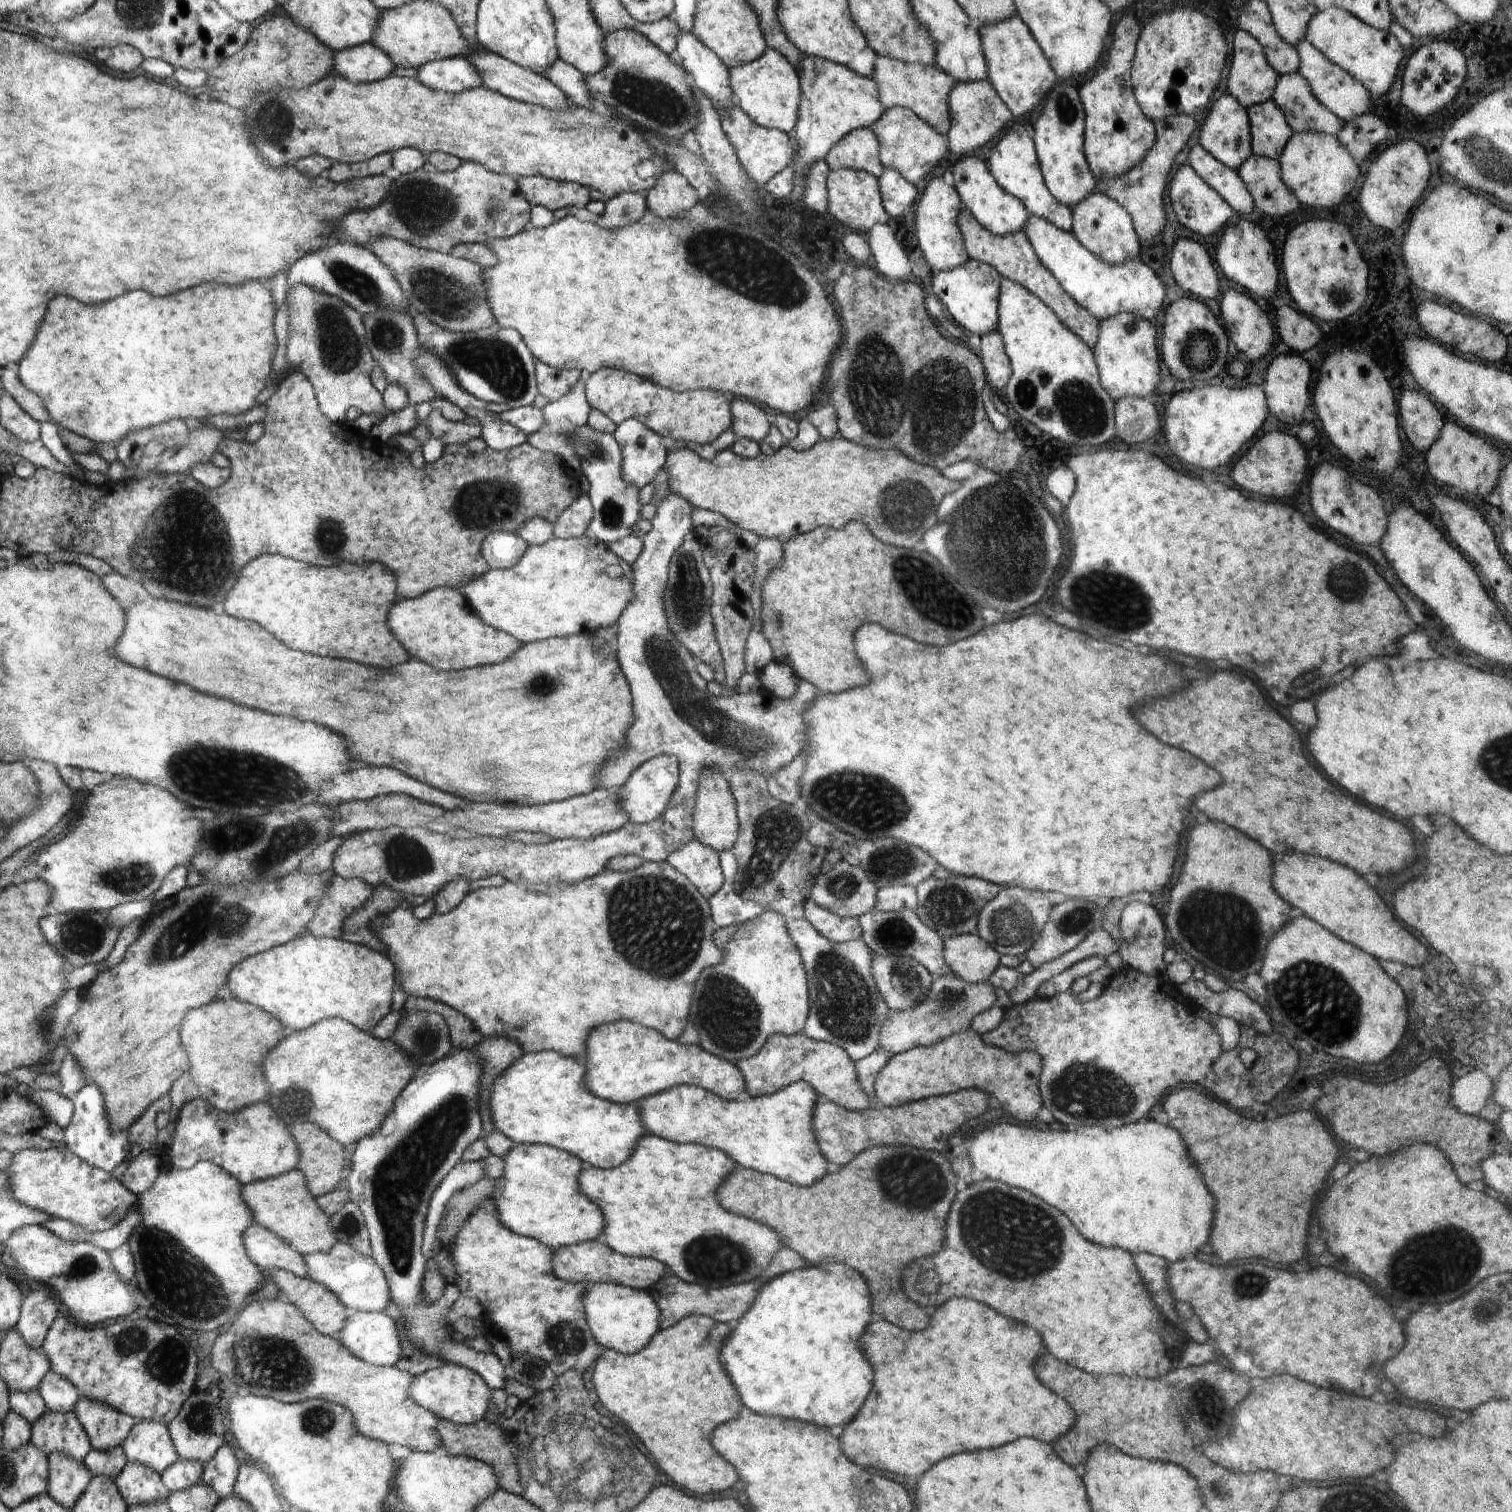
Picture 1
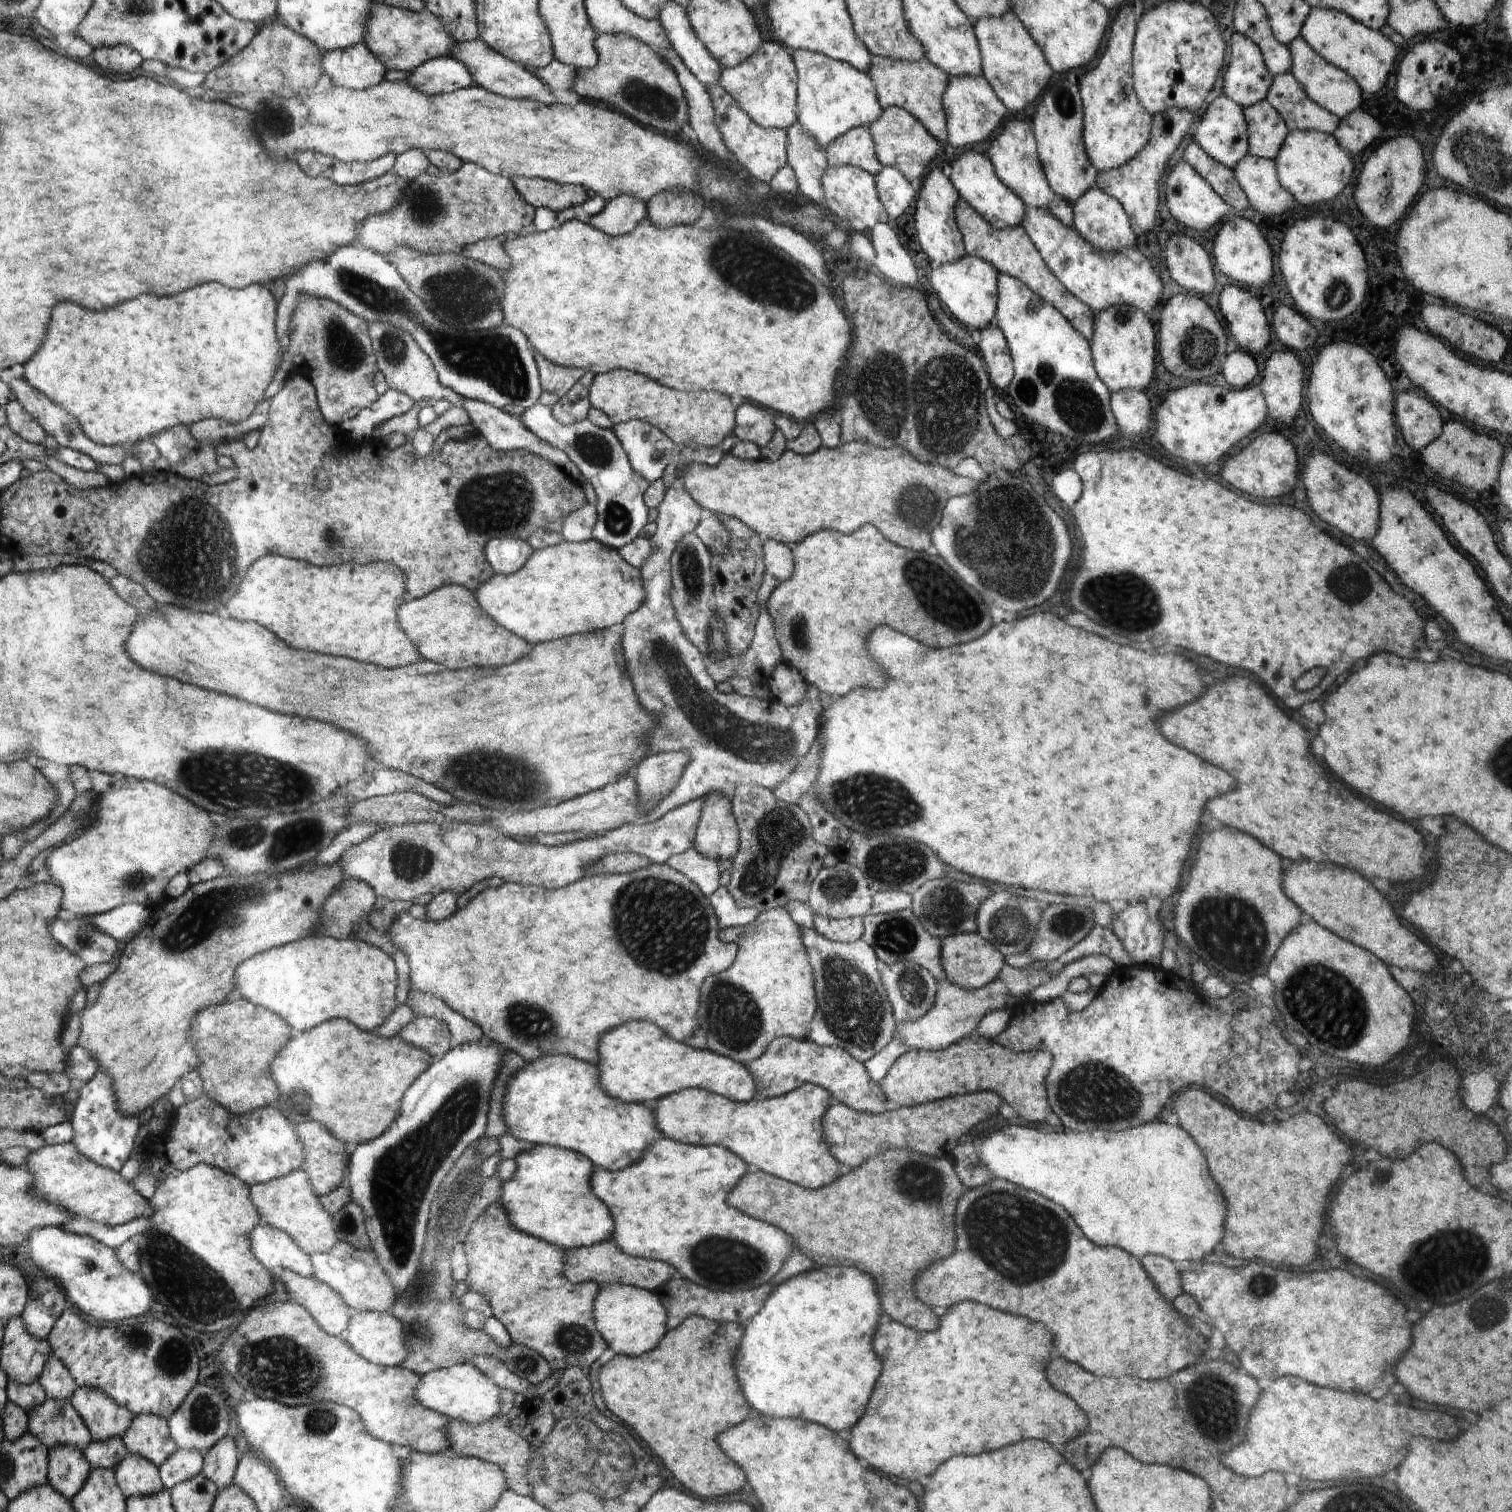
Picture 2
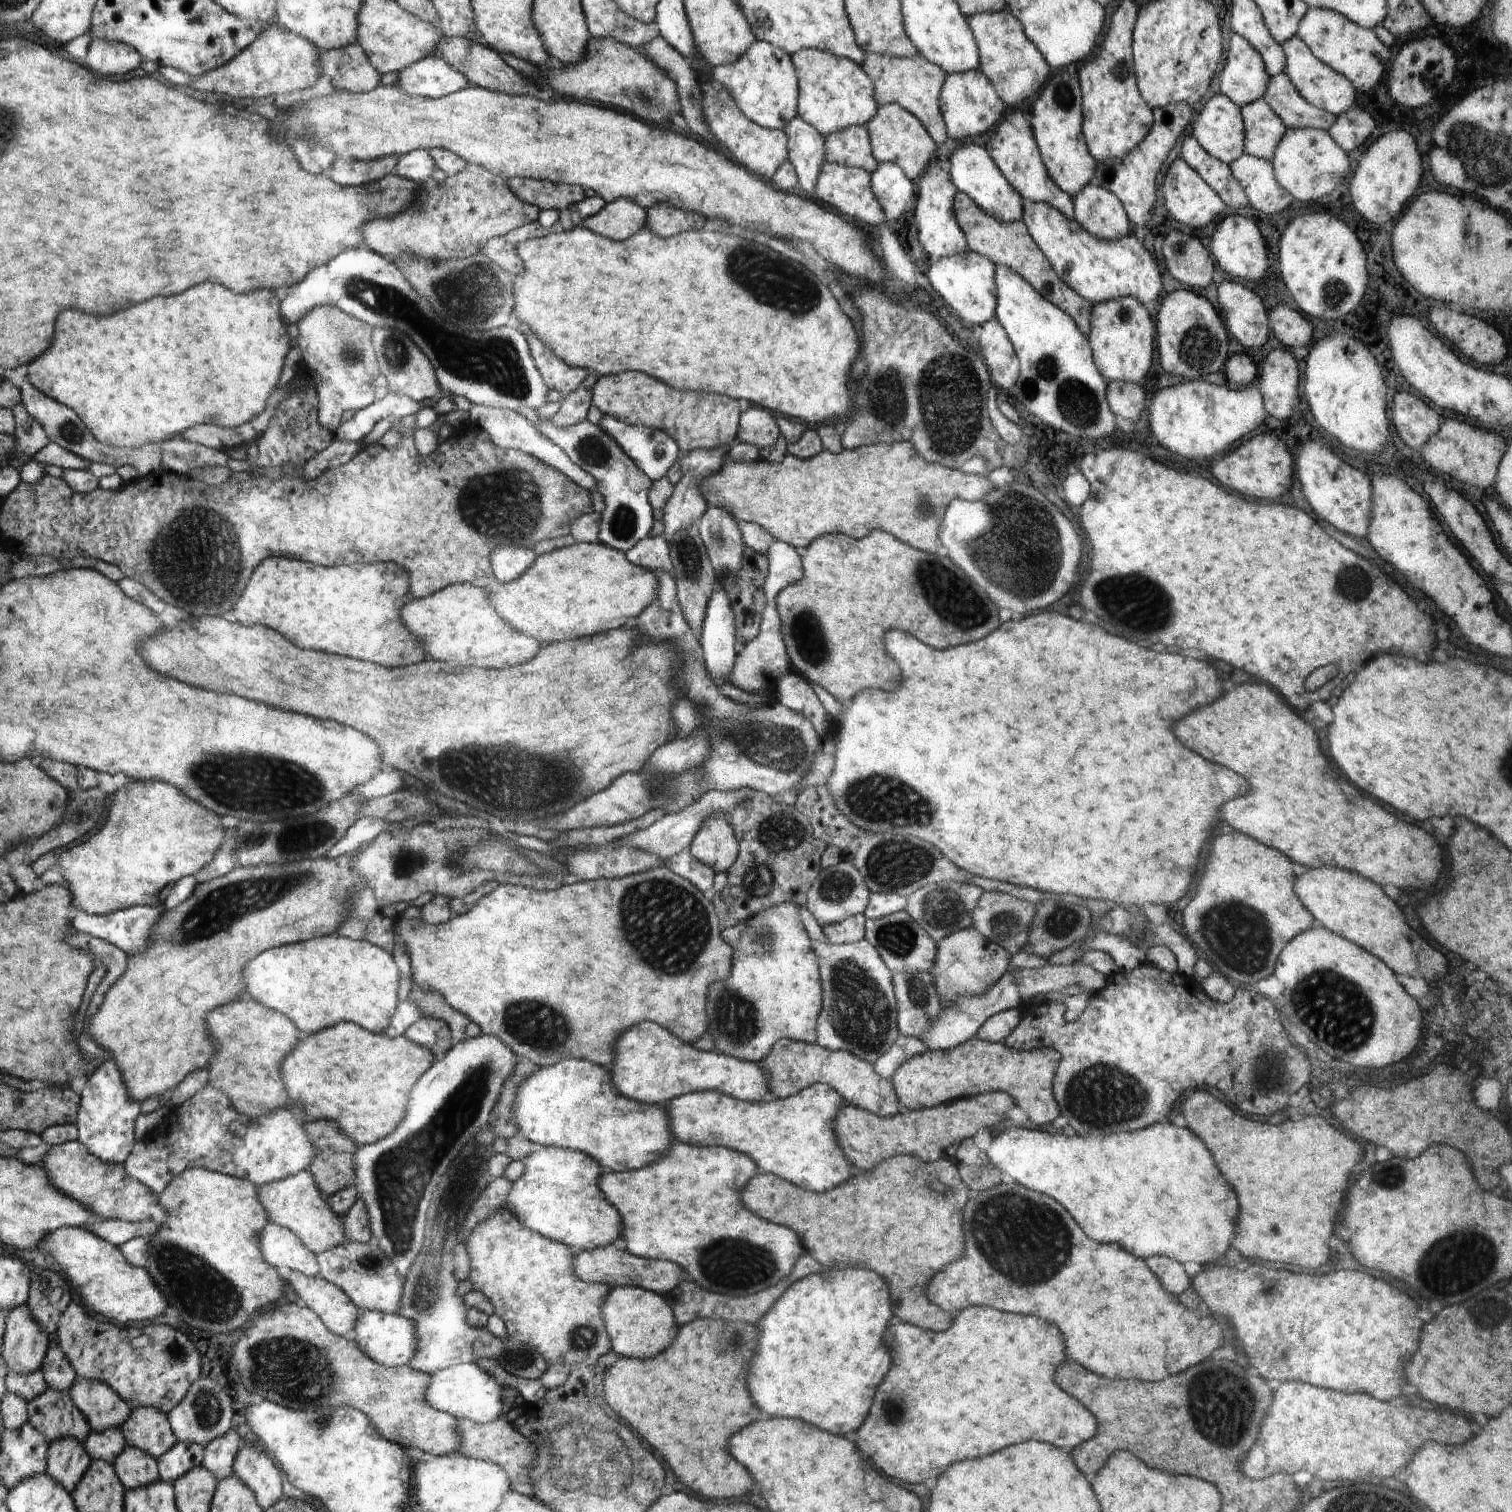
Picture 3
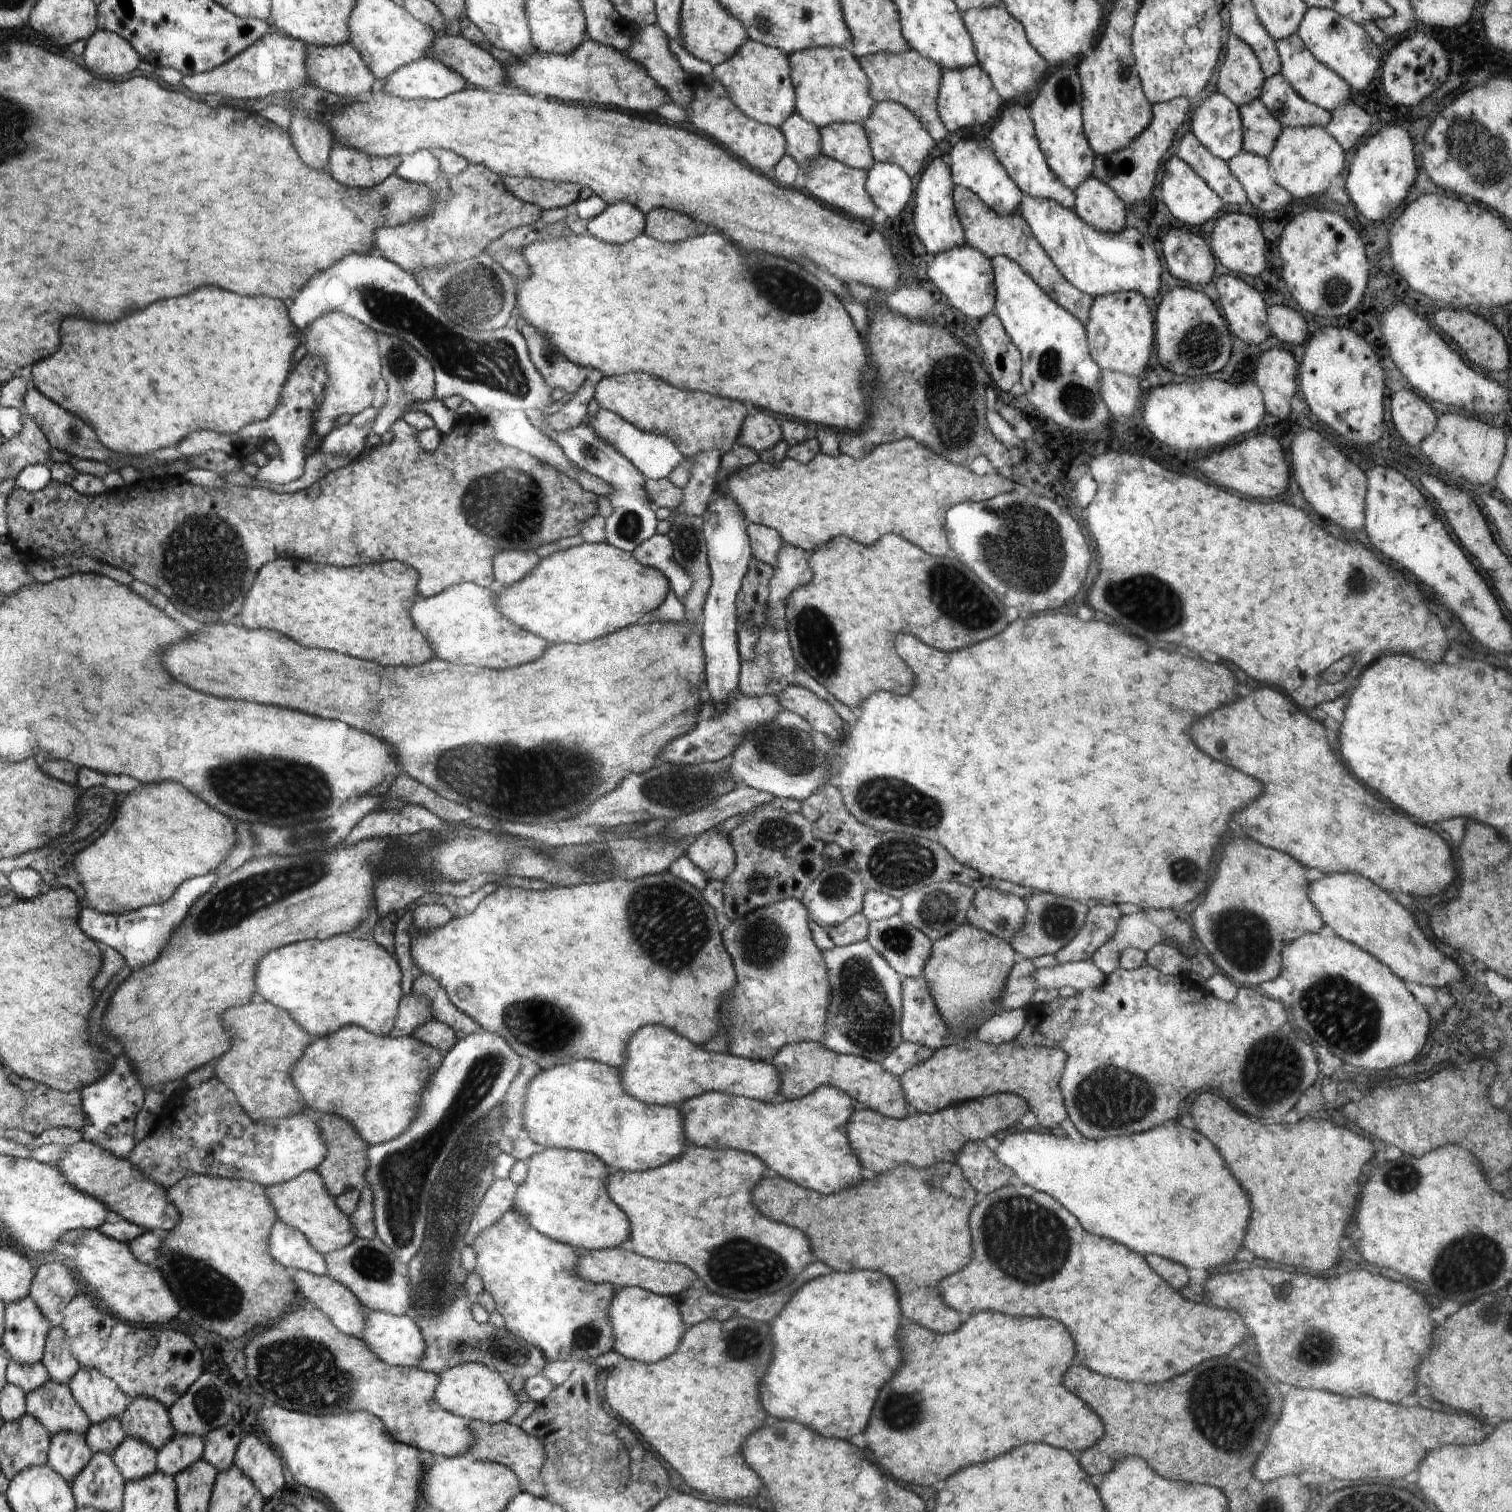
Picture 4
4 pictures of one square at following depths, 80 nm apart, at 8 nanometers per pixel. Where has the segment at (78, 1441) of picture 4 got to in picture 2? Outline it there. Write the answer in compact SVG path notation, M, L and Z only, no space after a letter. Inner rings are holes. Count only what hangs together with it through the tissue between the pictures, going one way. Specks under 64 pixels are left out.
M68 1445L49 1449L48 1482L68 1500L84 1486L91 1469L81 1449Z

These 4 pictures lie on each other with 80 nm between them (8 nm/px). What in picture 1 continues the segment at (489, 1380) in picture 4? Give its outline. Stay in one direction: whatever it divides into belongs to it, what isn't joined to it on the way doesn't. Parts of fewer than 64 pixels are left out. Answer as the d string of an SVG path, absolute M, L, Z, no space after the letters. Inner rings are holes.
M446 1362L438 1368L426 1371L424 1375L417 1375L416 1378L411 1385L411 1397L442 1420L469 1425L485 1418L492 1389L471 1369Z

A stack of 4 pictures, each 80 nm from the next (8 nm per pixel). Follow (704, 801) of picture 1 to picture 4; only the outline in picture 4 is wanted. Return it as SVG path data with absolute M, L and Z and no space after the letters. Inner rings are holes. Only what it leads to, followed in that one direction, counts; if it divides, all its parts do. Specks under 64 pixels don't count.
M714 829L704 831L685 852L708 881L725 881L735 867L735 852L729 837Z

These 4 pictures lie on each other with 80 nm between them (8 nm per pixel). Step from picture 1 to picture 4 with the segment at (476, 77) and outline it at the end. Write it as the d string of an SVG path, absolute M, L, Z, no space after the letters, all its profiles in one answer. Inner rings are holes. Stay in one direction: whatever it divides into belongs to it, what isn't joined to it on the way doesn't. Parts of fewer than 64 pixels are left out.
M421 58L389 75L382 90L403 99L442 99L467 88L465 78L429 58Z

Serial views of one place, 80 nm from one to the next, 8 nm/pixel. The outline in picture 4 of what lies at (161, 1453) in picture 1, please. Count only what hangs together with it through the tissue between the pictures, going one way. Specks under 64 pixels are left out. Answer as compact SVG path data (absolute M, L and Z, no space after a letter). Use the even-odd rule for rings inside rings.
M133 1397L119 1420L126 1437L136 1437L155 1449L164 1447L176 1434L169 1409L155 1398Z

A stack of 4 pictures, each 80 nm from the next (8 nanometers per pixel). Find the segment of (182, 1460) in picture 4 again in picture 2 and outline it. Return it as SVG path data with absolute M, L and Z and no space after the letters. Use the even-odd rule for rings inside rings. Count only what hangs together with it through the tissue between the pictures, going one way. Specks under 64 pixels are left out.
M177 1449L160 1467L161 1480L170 1490L179 1482L184 1482L203 1469L204 1454L196 1449Z

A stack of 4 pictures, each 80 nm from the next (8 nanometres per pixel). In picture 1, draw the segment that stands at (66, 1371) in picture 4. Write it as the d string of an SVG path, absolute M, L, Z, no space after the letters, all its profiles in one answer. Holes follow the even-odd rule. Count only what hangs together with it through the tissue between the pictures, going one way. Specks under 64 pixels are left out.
M51 1369L39 1386L48 1411L73 1411L78 1400L77 1388L64 1376Z

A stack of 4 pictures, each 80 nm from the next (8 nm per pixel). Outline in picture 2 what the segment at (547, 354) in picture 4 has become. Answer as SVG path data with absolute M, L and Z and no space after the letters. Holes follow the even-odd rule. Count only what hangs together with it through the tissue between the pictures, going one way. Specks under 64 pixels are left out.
M542 354L536 356L538 372L540 373L541 388L548 392L555 392L559 397L572 390L572 386L585 373L579 368L568 368L546 360Z

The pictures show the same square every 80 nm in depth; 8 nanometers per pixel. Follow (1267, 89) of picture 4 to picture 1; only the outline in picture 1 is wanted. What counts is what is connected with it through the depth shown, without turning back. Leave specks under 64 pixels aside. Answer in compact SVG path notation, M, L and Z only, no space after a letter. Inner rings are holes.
M1297 72L1280 75L1278 77L1271 99L1280 107L1282 114L1287 120L1288 126L1290 126L1294 133L1310 131L1337 136L1338 132L1340 132L1345 125L1345 121L1339 119L1332 111L1329 111L1314 94L1312 94L1307 80Z

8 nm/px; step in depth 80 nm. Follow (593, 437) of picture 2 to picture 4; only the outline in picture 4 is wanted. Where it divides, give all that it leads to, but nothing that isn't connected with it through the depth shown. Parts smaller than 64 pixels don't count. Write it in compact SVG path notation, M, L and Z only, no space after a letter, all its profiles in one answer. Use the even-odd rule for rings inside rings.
M587 422L574 427L571 432L550 433L567 459L580 470L607 482L613 491L607 496L614 510L605 518L605 541L632 552L639 544L656 533L657 518L654 505L650 502L645 490L645 476L627 458L611 444L601 439Z

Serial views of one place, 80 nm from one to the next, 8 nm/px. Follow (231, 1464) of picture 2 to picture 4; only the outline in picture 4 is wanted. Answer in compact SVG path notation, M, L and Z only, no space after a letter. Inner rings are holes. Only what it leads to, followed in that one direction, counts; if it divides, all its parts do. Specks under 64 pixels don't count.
M234 1420L227 1422L224 1428L211 1430L205 1438L203 1459L218 1472L226 1470L232 1463L244 1433Z

